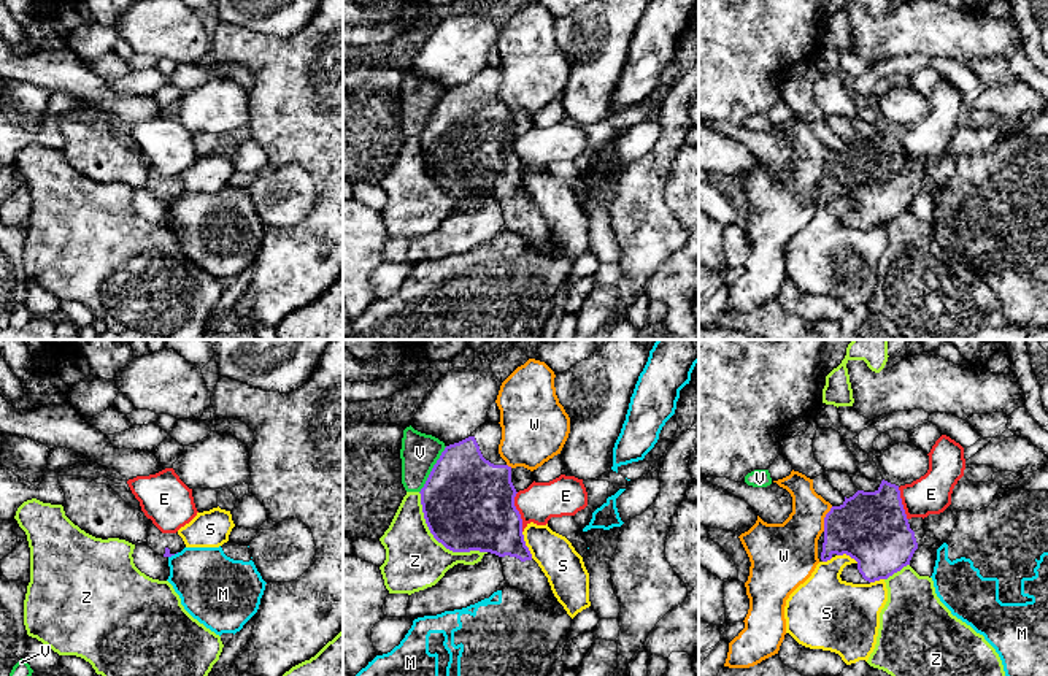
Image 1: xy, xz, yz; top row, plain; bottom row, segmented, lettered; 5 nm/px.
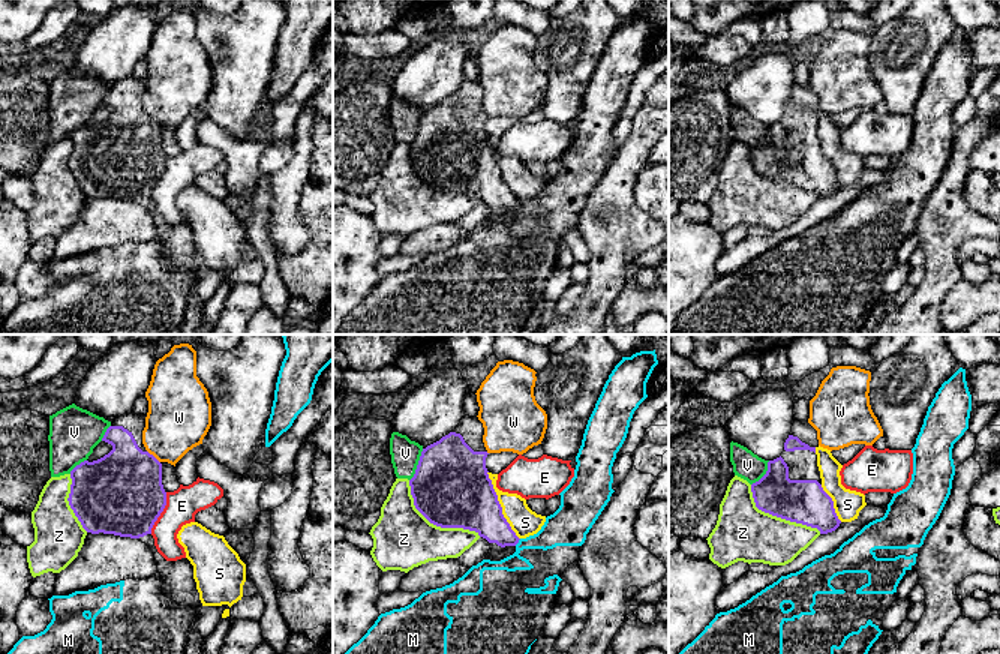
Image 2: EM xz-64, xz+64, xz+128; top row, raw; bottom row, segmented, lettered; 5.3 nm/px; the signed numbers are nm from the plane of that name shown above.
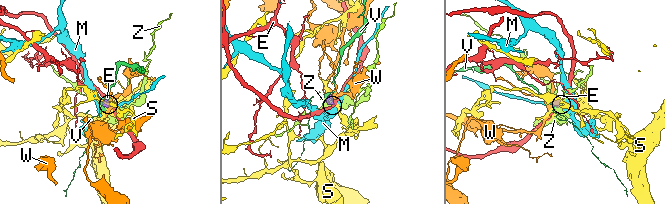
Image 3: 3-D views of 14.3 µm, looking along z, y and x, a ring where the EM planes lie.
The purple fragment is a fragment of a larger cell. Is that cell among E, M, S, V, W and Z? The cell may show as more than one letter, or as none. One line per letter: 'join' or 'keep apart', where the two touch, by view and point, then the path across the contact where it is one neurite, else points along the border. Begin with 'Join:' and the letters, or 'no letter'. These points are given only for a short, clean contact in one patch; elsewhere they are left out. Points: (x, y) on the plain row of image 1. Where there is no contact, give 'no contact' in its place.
Join: no letter
E: keep apart | xz (518, 156) | along xz (516, 137), (515, 153), (523, 175)
M: keep apart | xy (173, 199) | along xy (178, 197), (169, 202)
S: keep apart | xz (524, 189)
V: keep apart | xz (432, 115)
W: keep apart | yz (824, 164) | along yz (832, 151), (824, 162), (823, 175)
Z: keep apart | xz (439, 186)

